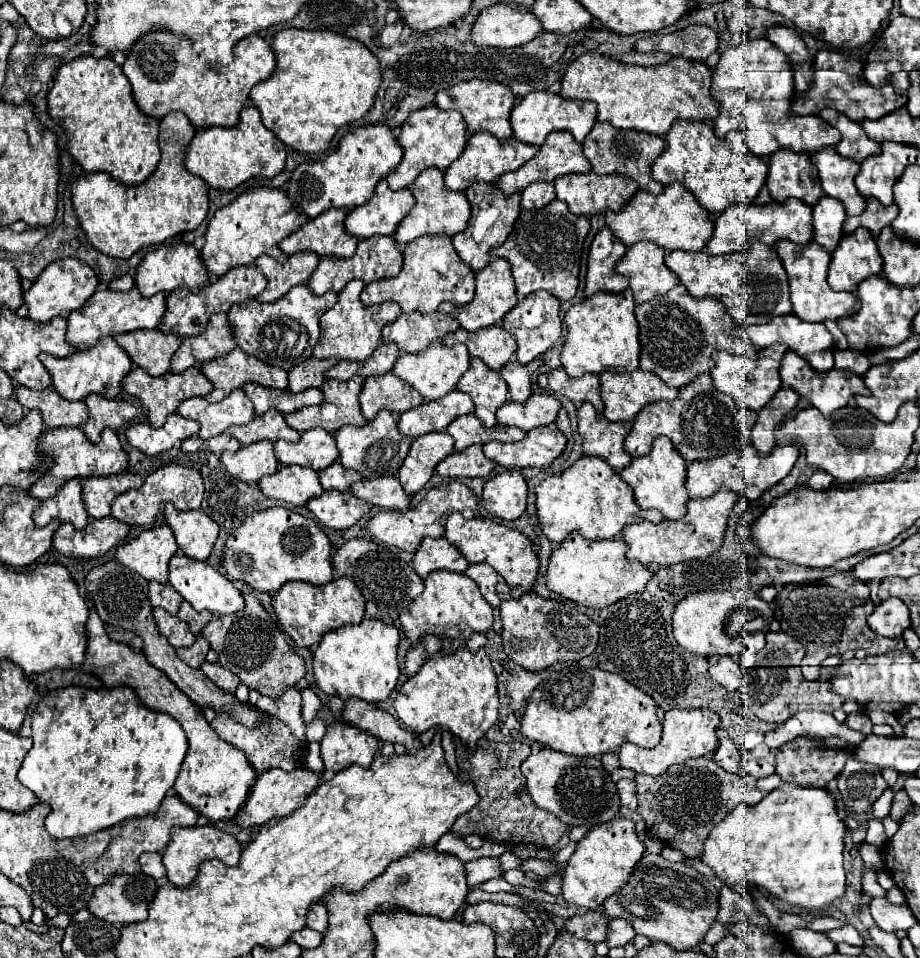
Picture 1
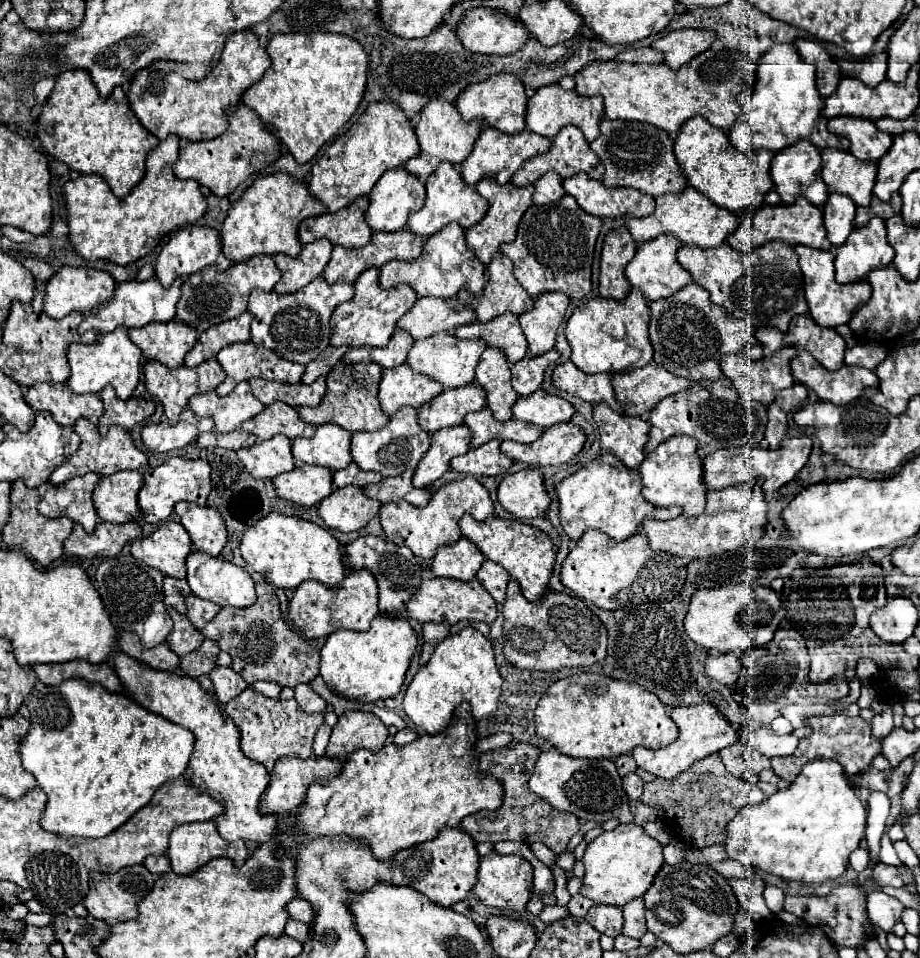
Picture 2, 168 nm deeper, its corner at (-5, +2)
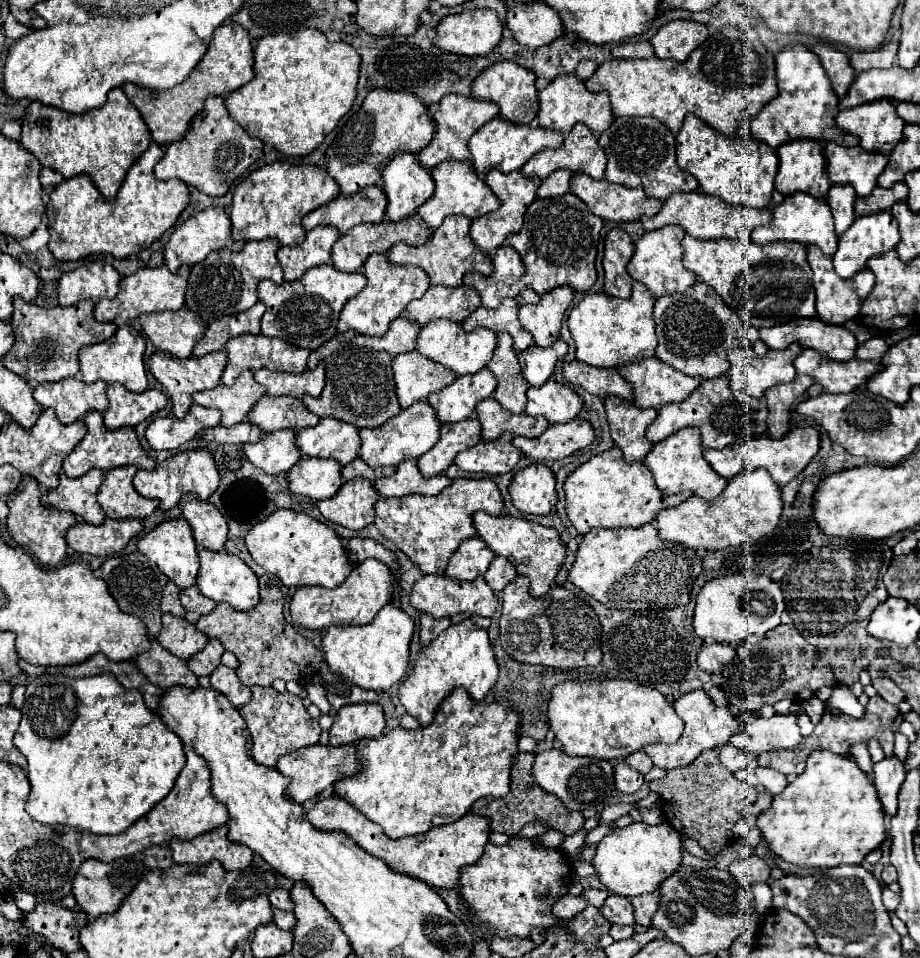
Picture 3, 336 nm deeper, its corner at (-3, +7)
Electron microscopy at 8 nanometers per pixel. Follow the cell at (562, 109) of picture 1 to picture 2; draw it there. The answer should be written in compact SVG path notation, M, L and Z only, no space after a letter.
M560 84L538 88L536 94L528 100L528 108L526 108L526 128L530 132L536 132L536 134L546 136L546 138L554 138L562 126L574 124L584 132L586 140L592 142L600 134L598 126L600 126L602 118L604 118L604 104L602 104L600 96L584 98L584 96L578 96L574 90L560 88Z

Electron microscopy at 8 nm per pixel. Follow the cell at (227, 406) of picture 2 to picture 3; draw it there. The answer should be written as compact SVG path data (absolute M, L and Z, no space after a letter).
M244 371L234 385L226 387L226 385L216 385L210 391L200 391L194 393L194 403L202 405L202 407L214 407L222 411L222 419L220 425L224 427L232 427L240 421L244 421L244 417L248 415L248 411L254 407L254 403L266 393L266 389L256 383L252 371Z

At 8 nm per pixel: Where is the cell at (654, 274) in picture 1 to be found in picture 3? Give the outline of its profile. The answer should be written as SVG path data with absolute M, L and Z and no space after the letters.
M668 225L664 229L656 229L656 231L648 231L644 233L636 247L634 247L634 257L628 263L628 273L634 281L640 281L642 285L648 287L648 291L654 297L662 297L662 295L674 295L674 293L682 293L686 291L690 285L696 283L696 275L692 271L688 271L682 265L682 239L684 239L684 229L680 229L680 225Z

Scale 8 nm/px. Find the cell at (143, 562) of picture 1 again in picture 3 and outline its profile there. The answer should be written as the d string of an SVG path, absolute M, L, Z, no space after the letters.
M170 519L160 523L158 527L154 527L150 533L146 533L140 541L138 541L138 551L144 553L152 563L156 563L162 573L174 581L180 589L188 589L192 585L196 585L196 577L198 577L198 553L196 553L196 543L190 531L190 525L184 519Z

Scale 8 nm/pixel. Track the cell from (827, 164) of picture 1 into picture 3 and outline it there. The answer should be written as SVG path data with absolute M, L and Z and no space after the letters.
M826 143L824 155L830 181L836 185L852 185L860 197L872 193L878 175L888 165L886 155L868 153L860 145L844 147L838 143Z

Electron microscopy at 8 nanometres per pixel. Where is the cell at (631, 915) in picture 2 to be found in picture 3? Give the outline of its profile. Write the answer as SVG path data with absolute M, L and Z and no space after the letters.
M658 891L648 893L648 895L632 897L632 905L636 909L636 923L638 925L644 925L644 927L652 925L652 915L658 909L658 901L660 901L660 893Z

